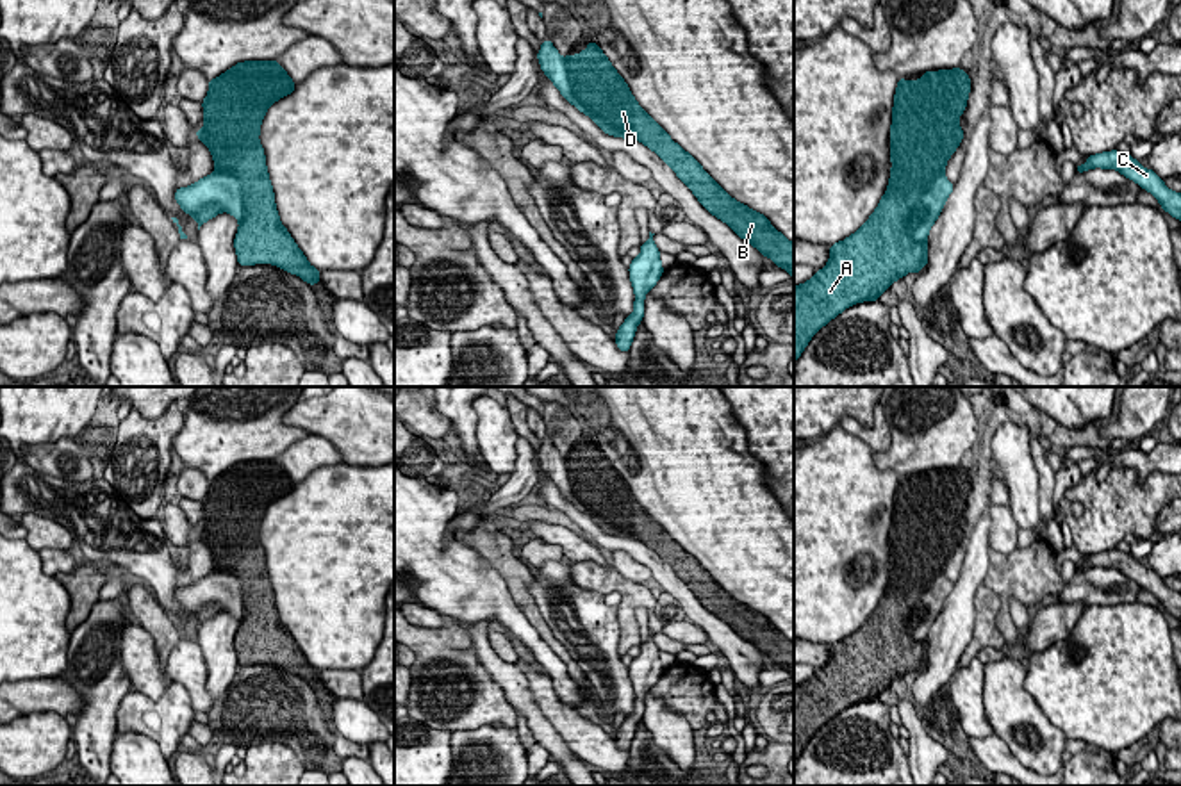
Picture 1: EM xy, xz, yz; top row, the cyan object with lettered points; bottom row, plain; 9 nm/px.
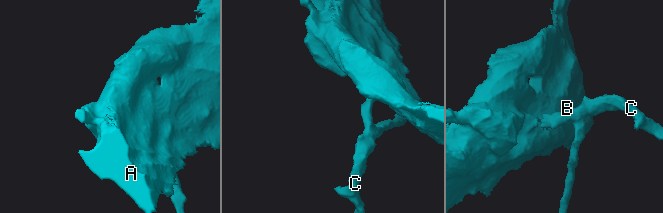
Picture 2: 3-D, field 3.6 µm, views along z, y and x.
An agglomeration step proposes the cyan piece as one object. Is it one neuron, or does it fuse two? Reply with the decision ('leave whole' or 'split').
split

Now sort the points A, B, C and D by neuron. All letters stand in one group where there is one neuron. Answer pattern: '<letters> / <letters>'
A B D / C

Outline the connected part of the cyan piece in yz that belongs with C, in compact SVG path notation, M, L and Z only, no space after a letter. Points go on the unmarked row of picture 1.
M1117 549L1088 554L1088 560L1083 565L1076 563L1076 572L1094 567L1117 569L1126 577L1149 590L1160 601L1165 611L1181 620L1181 592L1170 590L1152 569L1145 569L1131 554Z

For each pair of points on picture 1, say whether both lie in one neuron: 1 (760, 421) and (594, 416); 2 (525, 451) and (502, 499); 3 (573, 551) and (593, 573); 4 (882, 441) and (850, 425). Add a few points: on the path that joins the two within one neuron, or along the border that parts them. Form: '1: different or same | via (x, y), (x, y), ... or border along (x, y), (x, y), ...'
1: different | border along (730, 405), (759, 458)
2: same | via (525, 464), (525, 476), (514, 487)
3: different | border along (571, 560), (593, 560), (611, 567)
4: same | via (875, 437), (857, 430)

